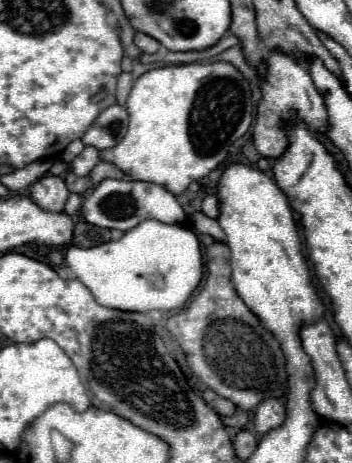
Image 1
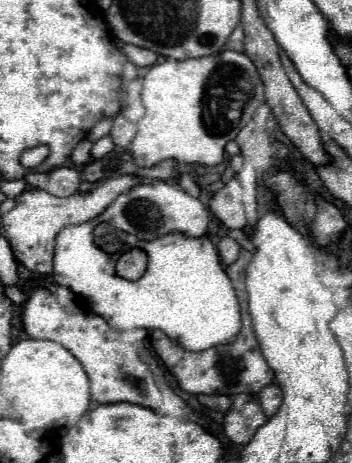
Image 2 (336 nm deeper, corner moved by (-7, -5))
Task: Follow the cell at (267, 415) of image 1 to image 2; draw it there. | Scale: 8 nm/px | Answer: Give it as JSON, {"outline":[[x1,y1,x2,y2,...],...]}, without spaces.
{"outline":[[268,384,266,388,262,388,262,392,258,394,258,402,266,416,274,416,282,404,282,392,280,392,278,384]]}

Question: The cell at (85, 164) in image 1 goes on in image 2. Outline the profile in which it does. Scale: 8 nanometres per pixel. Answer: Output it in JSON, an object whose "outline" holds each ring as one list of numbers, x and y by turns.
{"outline":[[104,136,104,138,100,138,98,142,94,142,94,146,92,146,92,156,94,156,94,158,102,158,102,156,106,156,108,152,112,152,112,148,114,148,112,138,110,138,110,136]]}

